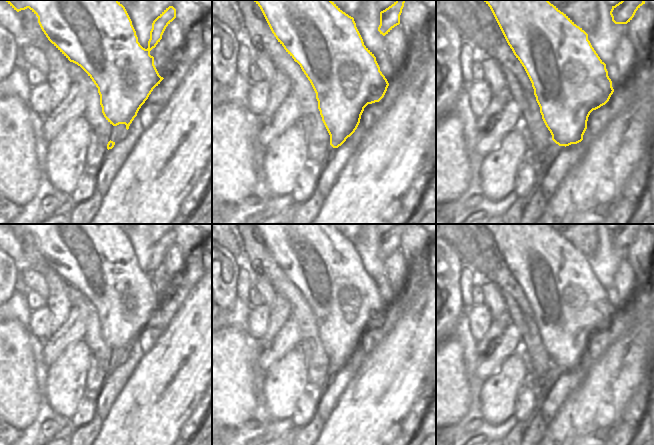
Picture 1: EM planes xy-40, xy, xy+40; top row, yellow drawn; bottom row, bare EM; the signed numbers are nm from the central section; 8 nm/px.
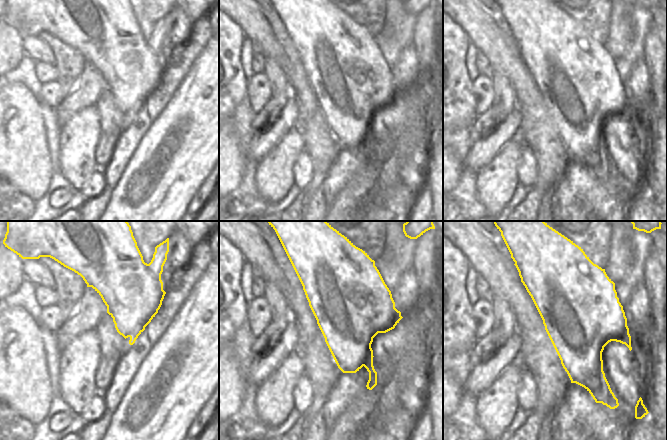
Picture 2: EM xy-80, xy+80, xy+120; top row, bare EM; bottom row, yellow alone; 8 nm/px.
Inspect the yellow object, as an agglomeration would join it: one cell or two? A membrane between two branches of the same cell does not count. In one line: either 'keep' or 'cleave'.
cleave

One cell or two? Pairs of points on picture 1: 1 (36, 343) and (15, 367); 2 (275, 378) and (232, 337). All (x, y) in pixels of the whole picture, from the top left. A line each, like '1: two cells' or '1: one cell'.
1: two cells
2: two cells

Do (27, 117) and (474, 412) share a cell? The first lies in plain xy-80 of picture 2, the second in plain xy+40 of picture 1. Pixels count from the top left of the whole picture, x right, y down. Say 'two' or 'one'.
two

